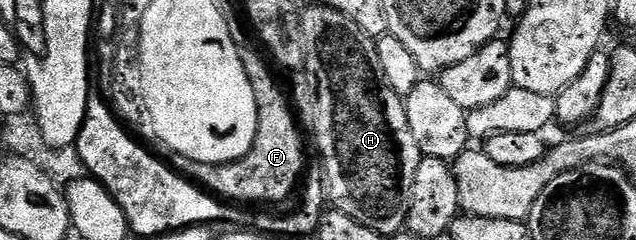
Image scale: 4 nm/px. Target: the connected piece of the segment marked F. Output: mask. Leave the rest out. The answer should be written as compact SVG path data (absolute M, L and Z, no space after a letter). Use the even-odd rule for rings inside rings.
M245 43L239 45L241 63L245 63L245 75L249 75L249 83L253 83L253 95L257 99L259 108L257 135L253 139L251 150L241 159L224 165L201 163L180 153L171 153L169 164L175 172L186 177L188 181L195 182L206 192L224 202L242 203L247 207L275 207L278 206L275 205L278 201L285 200L294 189L296 192L304 176L303 137L299 134L295 113L291 110L282 87L275 82L275 77L271 74L272 66L270 64L267 66L263 62L264 54L258 48L256 49ZM239 201L244 201L244 203Z

